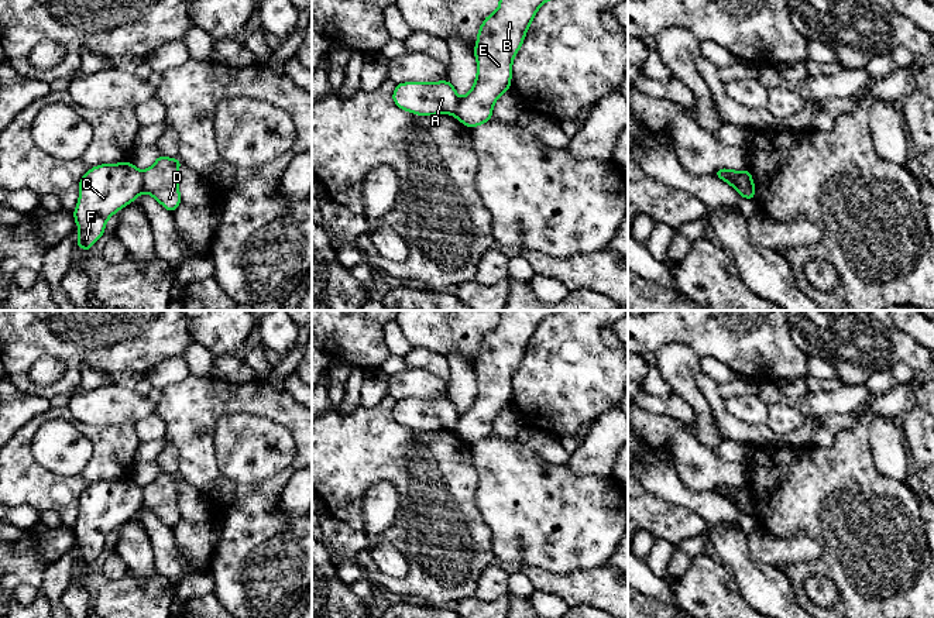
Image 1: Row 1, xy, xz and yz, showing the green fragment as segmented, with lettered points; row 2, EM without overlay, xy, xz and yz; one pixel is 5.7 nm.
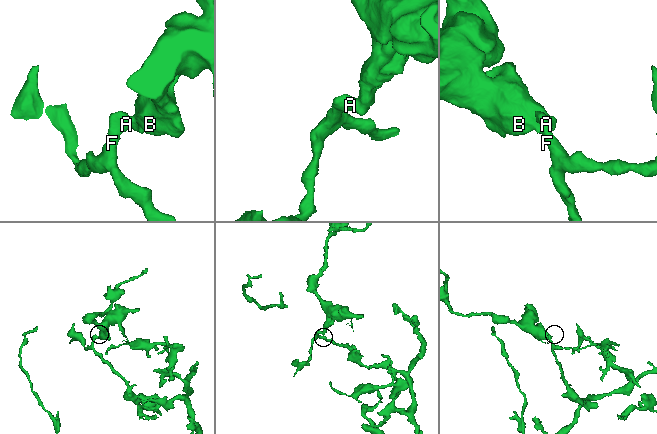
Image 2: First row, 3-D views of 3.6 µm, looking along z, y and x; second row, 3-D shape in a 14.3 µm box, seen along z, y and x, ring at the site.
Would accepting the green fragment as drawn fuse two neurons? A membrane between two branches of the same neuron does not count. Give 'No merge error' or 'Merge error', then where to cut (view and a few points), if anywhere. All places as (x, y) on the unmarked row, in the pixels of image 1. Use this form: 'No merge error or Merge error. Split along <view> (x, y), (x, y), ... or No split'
Merge error. Split along yz (723, 484), (734, 494), (735, 503)

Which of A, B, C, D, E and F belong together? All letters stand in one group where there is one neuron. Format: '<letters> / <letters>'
A C F / B D E

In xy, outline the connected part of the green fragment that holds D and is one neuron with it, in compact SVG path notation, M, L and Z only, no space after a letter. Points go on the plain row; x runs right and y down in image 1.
M165 471L157 474L152 483L142 487L142 507L157 515L171 529L181 521L179 481L181 474Z

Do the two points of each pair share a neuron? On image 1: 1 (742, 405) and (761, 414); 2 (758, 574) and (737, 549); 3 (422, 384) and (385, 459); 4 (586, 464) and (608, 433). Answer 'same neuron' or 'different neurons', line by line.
1: same neuron
2: same neuron
3: different neurons
4: same neuron

